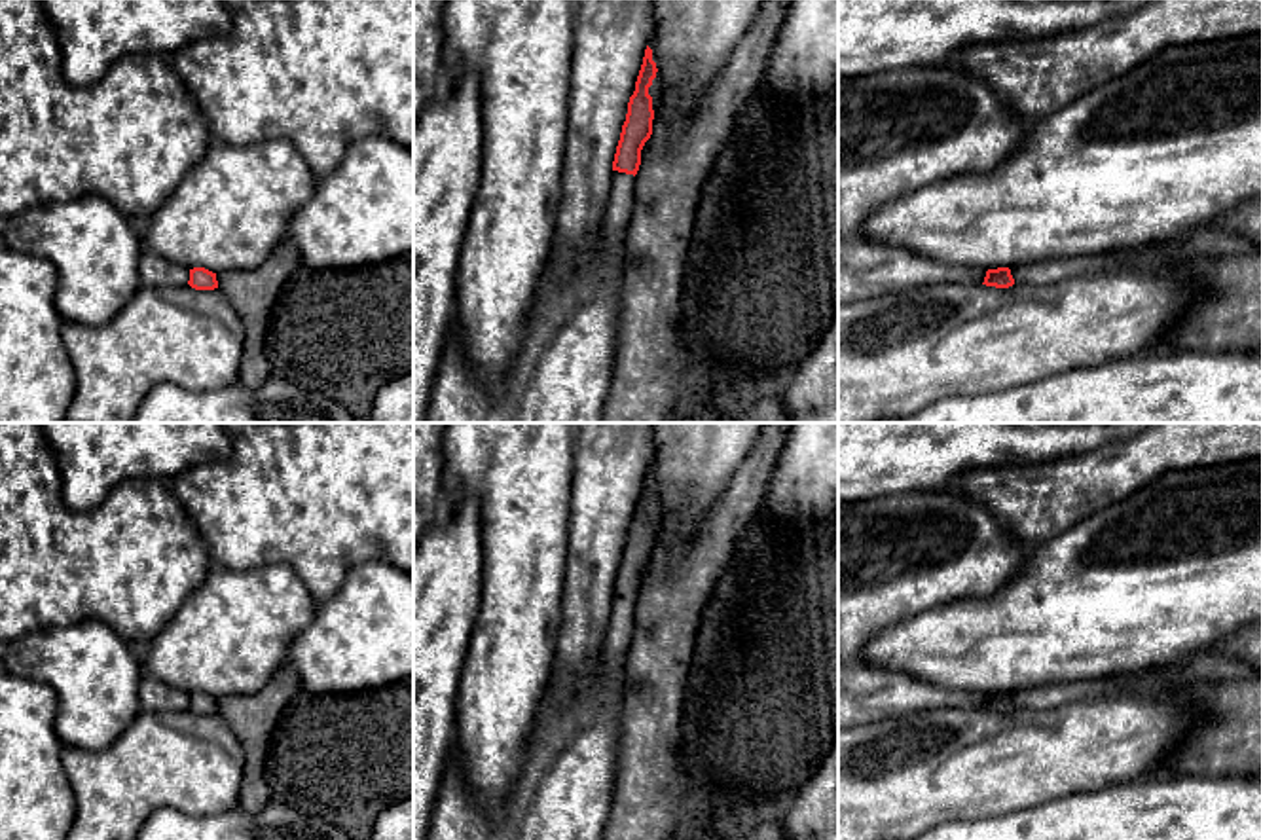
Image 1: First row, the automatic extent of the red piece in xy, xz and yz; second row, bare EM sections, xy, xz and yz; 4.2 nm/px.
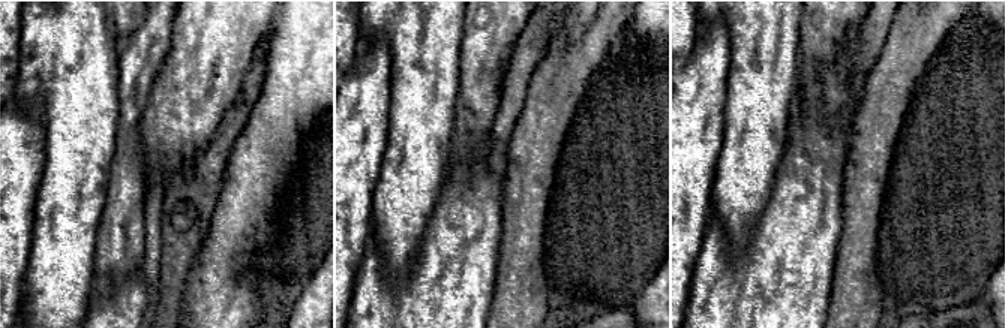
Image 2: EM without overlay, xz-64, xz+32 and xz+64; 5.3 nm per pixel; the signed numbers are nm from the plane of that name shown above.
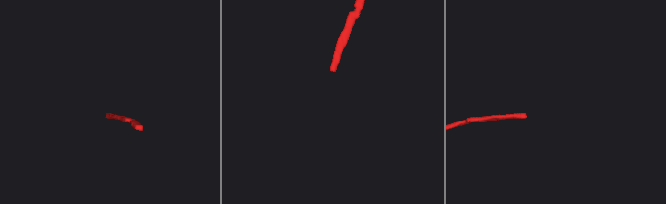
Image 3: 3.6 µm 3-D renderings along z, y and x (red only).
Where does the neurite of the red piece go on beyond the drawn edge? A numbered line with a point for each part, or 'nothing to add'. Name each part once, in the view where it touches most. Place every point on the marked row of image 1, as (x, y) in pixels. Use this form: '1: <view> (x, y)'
1: xz (619, 209)

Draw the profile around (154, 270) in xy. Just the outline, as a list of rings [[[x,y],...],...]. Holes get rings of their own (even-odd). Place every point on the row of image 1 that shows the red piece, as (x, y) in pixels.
[[[144,247],[138,260],[138,279],[144,286],[184,286],[190,281],[190,269]]]

